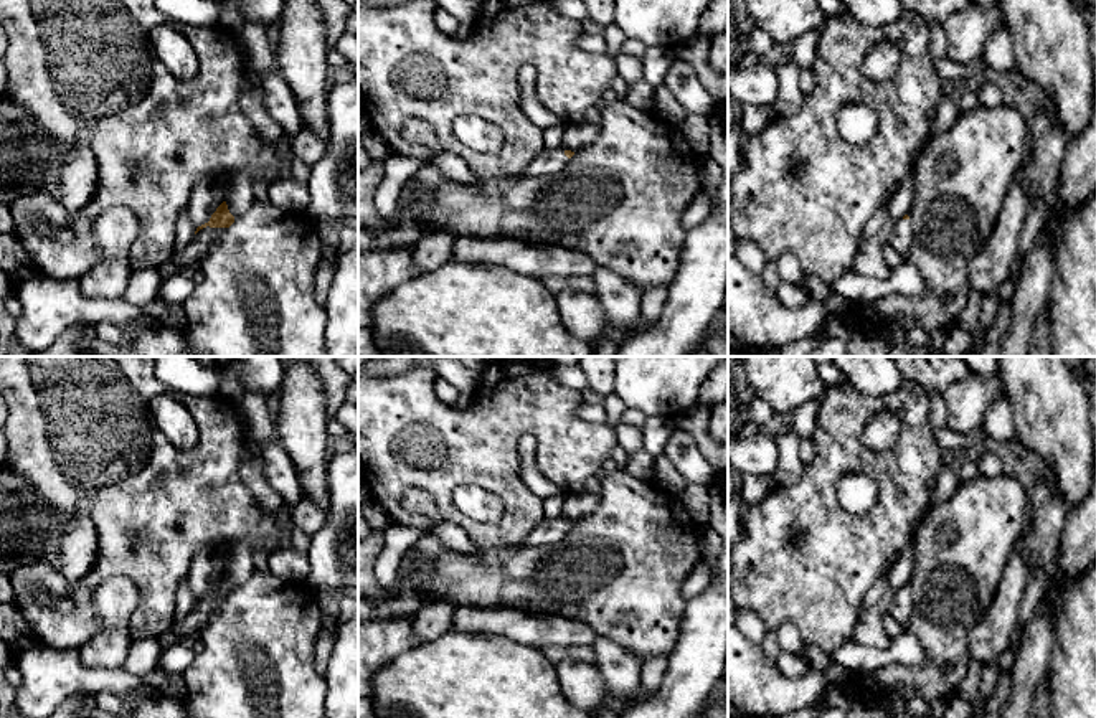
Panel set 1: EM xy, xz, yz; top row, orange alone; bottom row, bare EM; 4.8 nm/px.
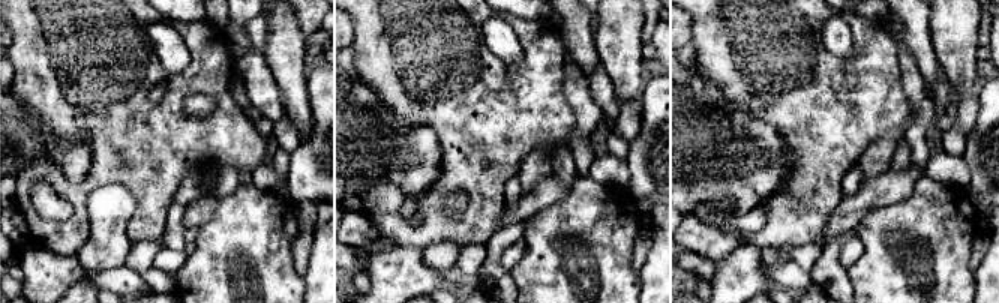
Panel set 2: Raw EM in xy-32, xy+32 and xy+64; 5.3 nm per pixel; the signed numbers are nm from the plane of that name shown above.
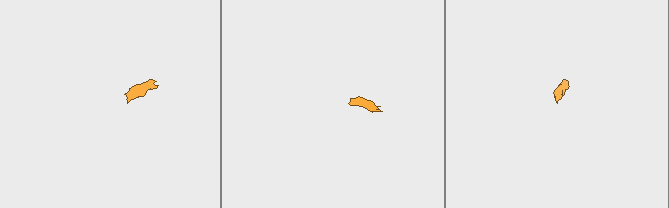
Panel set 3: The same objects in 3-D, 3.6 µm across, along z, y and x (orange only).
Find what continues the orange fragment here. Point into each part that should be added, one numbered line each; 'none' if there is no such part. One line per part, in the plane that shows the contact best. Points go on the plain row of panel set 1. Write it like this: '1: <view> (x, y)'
1: xz (547, 532)

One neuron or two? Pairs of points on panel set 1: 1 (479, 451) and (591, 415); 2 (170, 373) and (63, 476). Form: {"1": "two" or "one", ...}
{"1": "two", "2": "two"}

